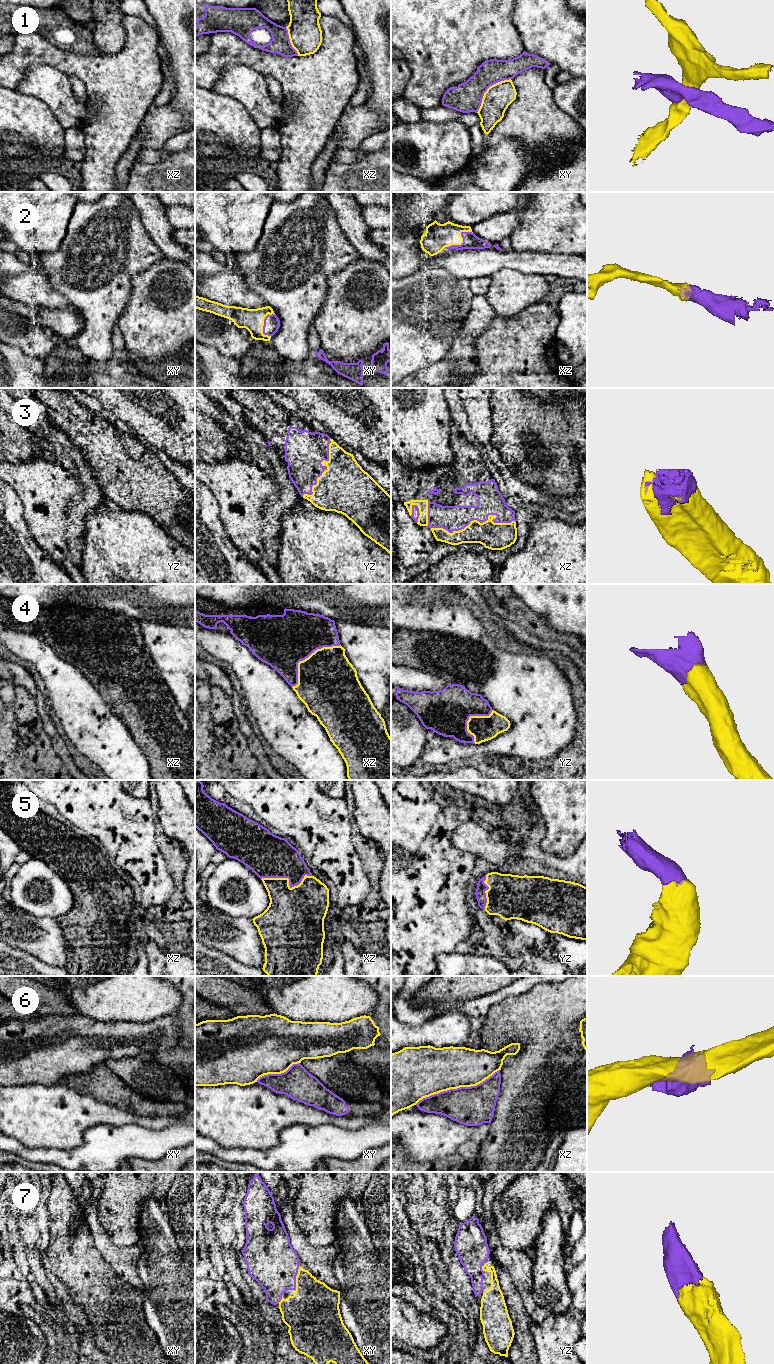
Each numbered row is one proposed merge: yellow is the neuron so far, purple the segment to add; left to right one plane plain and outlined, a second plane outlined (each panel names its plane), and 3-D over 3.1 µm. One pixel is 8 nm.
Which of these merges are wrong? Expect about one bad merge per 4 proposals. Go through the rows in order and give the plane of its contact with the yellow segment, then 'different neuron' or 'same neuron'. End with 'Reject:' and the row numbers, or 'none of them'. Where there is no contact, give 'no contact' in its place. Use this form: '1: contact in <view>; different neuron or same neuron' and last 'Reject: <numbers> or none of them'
1: contact in xy; different neuron
2: contact in xz; same neuron
3: contact in xz; same neuron
4: contact in xz; same neuron
5: contact in xz; same neuron
6: contact in xz; different neuron
7: contact in xy; same neuron
Reject: 1, 6

